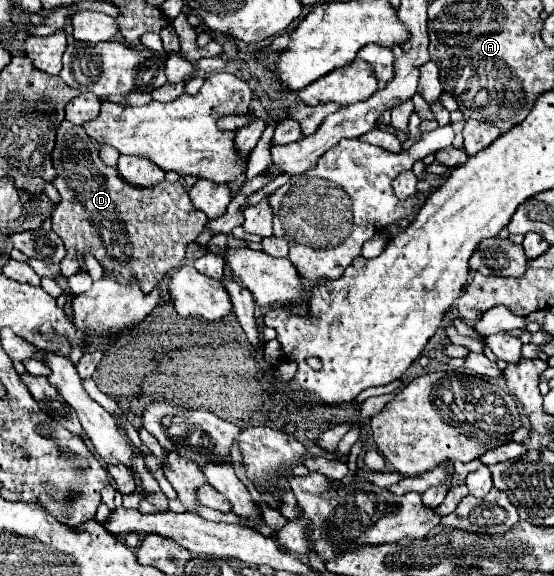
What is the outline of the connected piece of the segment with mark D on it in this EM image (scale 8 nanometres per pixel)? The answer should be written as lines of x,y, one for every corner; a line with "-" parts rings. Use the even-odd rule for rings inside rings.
63,120
57,130
57,140
51,152
51,160
53,160
53,168
57,170
57,176
53,178
51,184
59,192
59,202
55,204
51,224
53,224
53,232
59,234
59,238
67,248
65,260
61,260
63,276
75,274
79,270
79,256
85,256
89,252
99,260
99,264
105,268
105,274
109,278
117,282
129,282
135,276
141,284
141,290
151,292
155,284
169,270
177,270
183,264
185,248
201,234
207,216
205,212
193,206
181,182
171,184
163,180
153,188
135,188
135,184
121,180
117,168
109,168
101,162
97,140
85,136
83,126
75,126
69,120

